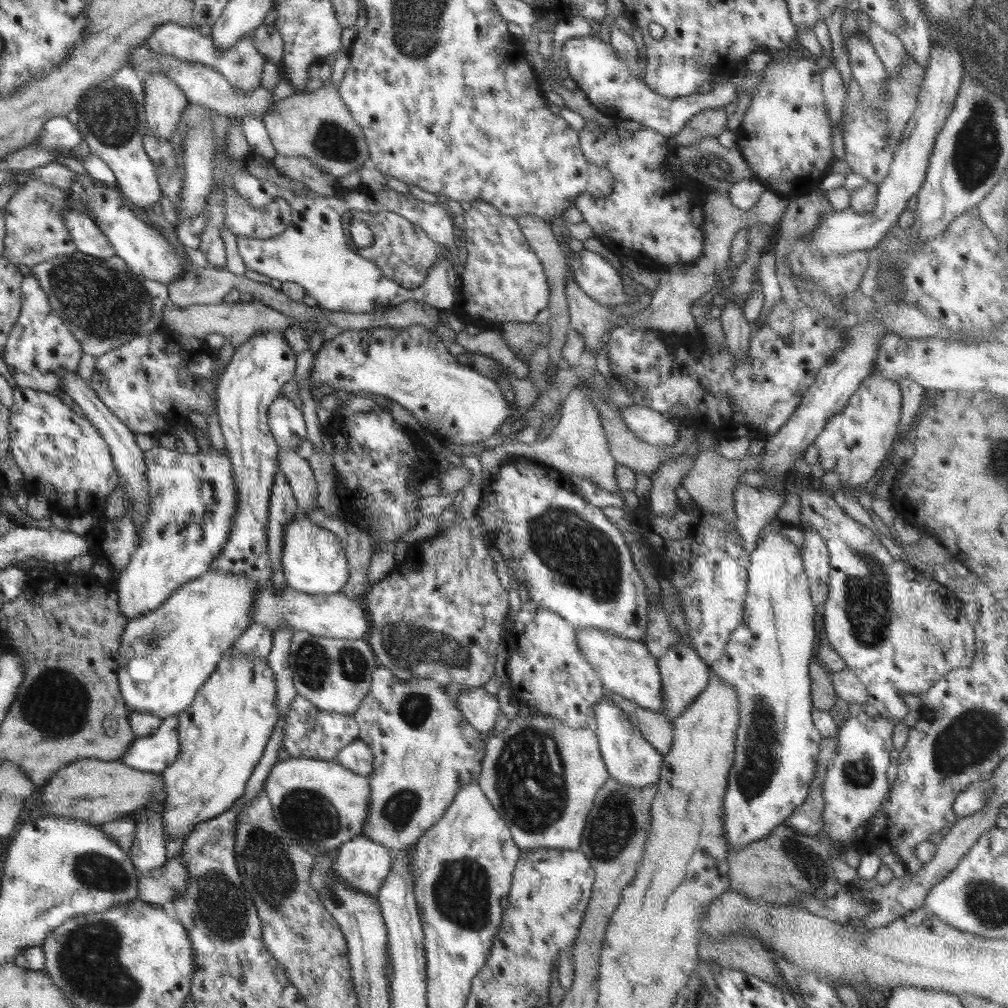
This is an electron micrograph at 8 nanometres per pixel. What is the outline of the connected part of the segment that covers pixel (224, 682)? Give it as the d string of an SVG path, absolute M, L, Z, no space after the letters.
M234 649L226 651L216 670L198 689L192 704L177 717L180 752L178 758L162 772L167 793L162 806L166 841L188 835L198 824L227 812L245 794L248 780L260 762L278 720L276 681L267 659Z

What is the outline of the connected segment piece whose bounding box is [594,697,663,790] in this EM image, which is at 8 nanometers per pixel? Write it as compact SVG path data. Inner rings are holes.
M603 697L594 707L594 714L598 746L609 776L619 784L632 785L640 790L650 784L656 784L661 773L663 755L644 739L638 728L630 723L628 715L614 703L614 699Z

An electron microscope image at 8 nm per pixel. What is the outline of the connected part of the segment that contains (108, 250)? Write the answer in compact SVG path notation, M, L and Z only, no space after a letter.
M70 208L65 211L64 220L73 235L73 241L77 245L78 251L102 258L116 256L112 243L108 241L106 235L102 234L90 217Z

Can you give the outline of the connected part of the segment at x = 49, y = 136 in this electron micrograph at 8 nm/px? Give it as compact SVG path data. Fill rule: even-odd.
M54 116L48 123L42 134L38 136L32 145L38 145L48 150L56 148L78 147L82 142L80 129L71 116Z

